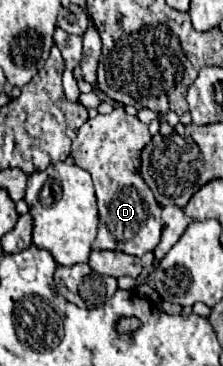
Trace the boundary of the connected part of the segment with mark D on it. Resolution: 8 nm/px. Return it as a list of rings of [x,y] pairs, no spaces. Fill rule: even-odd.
[[[121,106],[115,108],[111,114],[95,118],[89,118],[77,132],[73,140],[73,160],[77,166],[87,170],[93,176],[95,192],[97,192],[97,204],[99,204],[99,232],[93,242],[93,250],[119,250],[131,256],[141,258],[145,252],[151,252],[161,238],[161,206],[155,202],[153,192],[139,176],[139,164],[141,164],[141,150],[151,142],[151,134],[147,130],[147,124],[143,124],[137,116],[129,116]]]

